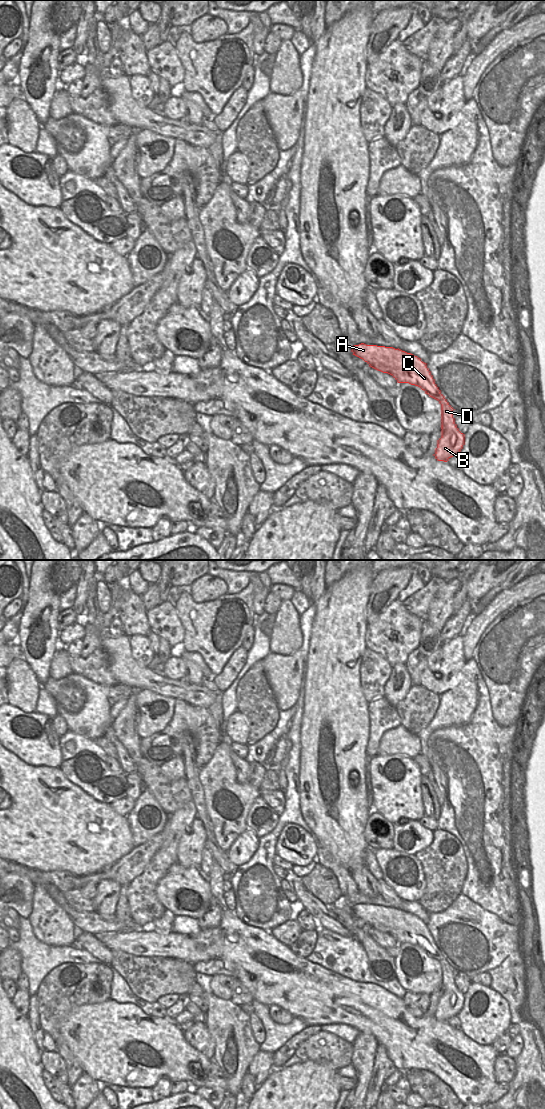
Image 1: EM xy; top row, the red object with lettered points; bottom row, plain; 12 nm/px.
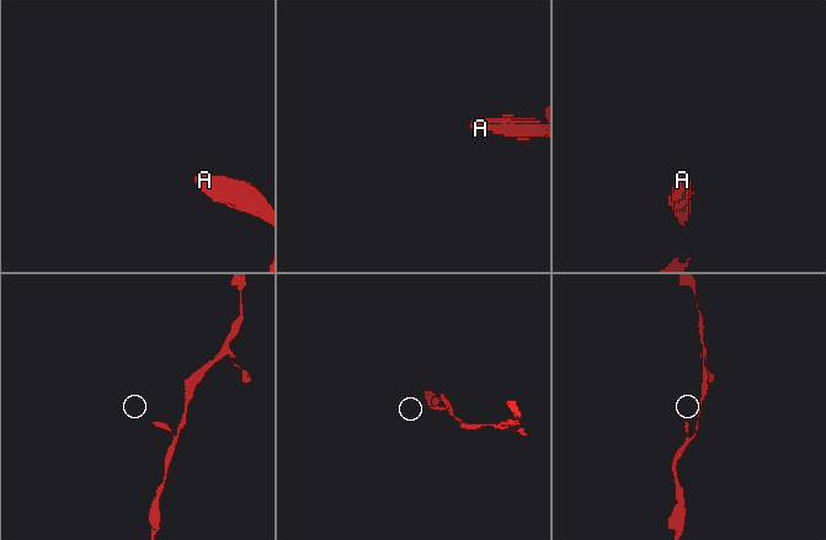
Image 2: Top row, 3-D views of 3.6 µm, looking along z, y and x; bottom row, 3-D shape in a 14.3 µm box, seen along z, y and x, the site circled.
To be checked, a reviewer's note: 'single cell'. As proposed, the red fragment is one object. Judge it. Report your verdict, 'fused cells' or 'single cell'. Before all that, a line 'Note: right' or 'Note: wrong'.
Note: right
single cell

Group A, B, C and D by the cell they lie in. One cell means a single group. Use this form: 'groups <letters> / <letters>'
groups A B C D

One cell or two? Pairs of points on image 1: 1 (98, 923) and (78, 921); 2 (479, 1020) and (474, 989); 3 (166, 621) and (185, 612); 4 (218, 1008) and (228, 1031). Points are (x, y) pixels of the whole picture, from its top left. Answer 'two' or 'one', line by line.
1: one
2: one
3: two
4: one

